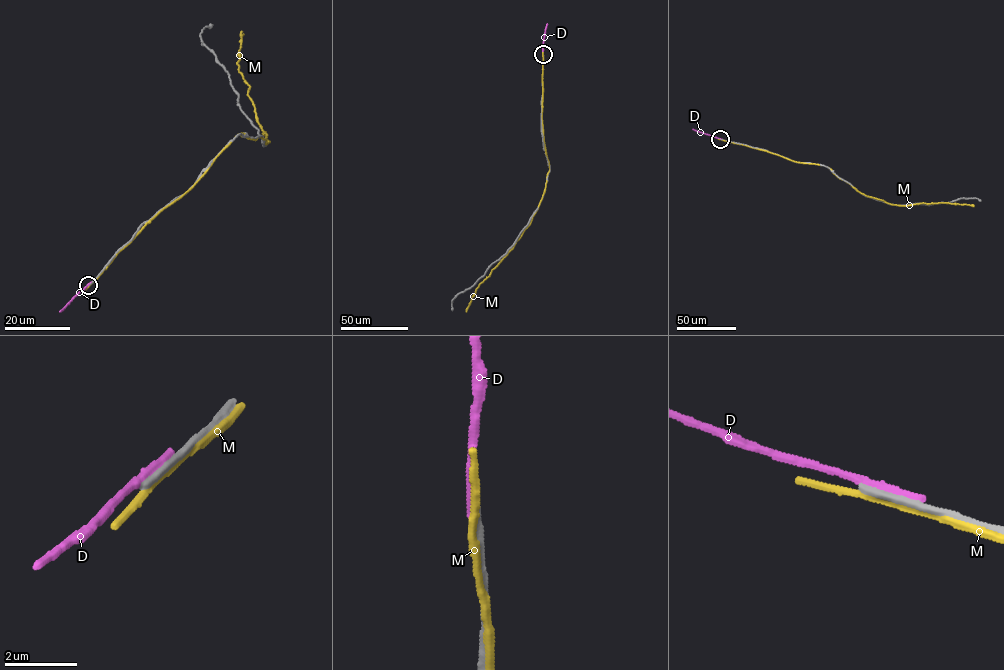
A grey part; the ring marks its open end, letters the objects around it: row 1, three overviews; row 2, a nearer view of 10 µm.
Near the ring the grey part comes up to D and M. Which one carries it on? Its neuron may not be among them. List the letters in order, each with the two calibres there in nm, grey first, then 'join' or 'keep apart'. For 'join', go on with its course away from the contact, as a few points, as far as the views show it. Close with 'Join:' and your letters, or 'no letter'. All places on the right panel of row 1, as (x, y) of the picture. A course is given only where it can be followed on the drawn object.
D: 300/280 nm | keep apart
M: 200/200 nm | keep apart
Join: no letter

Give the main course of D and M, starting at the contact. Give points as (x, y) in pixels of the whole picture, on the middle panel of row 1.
D: (543, 56), (547, 24)
M: (543, 57), (542, 120), (550, 170), (545, 192), (530, 224), (490, 275), (479, 284), (466, 312)

